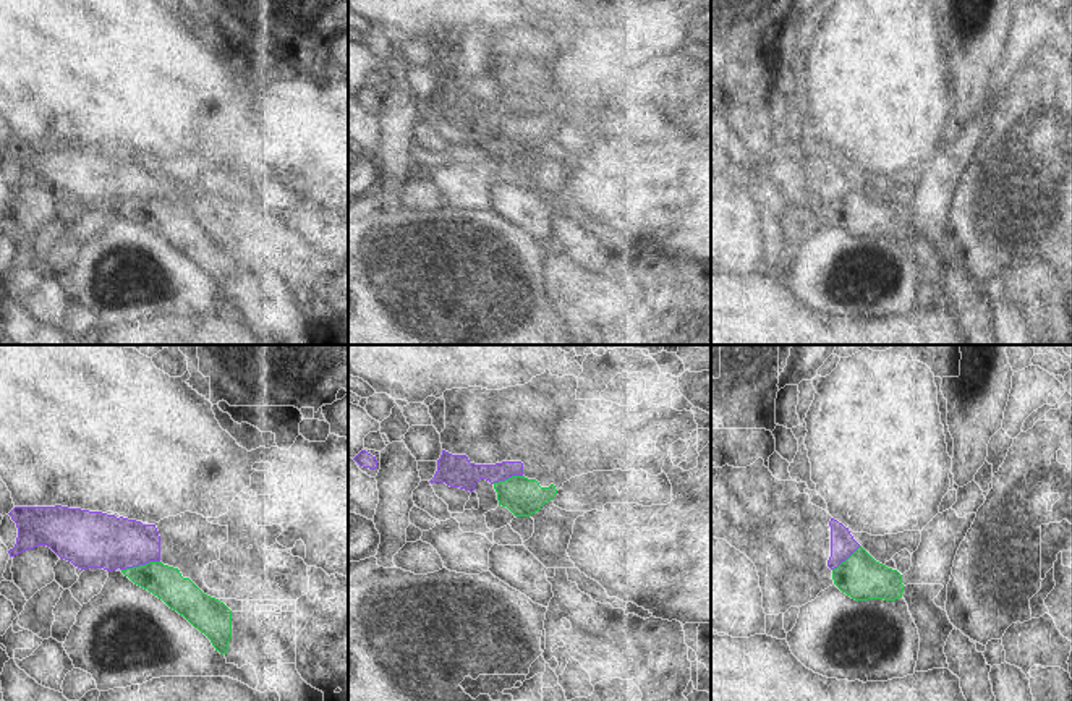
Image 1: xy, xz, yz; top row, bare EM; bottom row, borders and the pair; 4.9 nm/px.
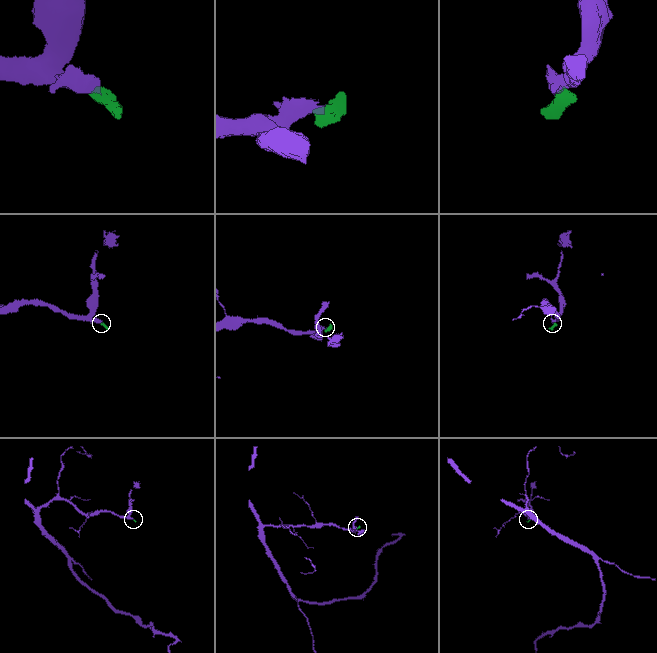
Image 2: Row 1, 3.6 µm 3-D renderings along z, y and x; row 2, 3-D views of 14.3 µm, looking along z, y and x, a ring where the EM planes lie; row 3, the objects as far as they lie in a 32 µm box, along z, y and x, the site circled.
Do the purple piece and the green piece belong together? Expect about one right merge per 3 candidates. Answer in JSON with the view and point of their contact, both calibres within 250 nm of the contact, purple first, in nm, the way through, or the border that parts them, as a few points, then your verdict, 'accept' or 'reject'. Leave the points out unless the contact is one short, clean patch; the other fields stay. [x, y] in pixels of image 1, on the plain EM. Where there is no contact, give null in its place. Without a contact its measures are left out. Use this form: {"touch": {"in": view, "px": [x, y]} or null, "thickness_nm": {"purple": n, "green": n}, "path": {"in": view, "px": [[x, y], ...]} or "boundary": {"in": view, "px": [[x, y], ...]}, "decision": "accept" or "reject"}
{"touch": {"in": "xy", "px": [140, 201]}, "thickness_nm": {"purple": 280, "green": 170}, "boundary": {"in": "xy", "px": [[159, 198], [149, 198], [122, 208]]}, "decision": "reject"}

